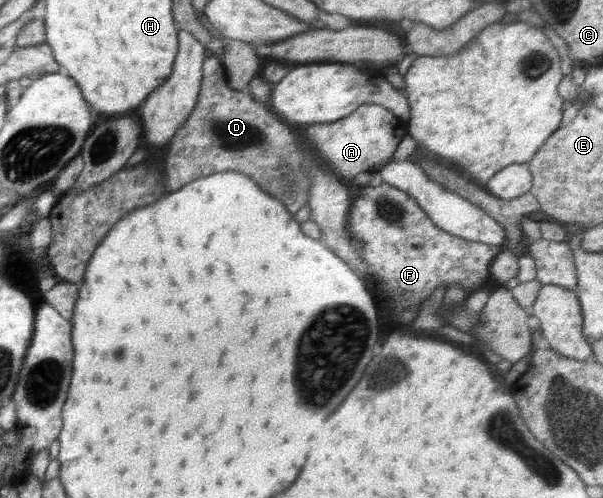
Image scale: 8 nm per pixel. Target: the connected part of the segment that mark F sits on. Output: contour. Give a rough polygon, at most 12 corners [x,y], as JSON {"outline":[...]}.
{"outline":[[365,184],[363,243],[399,323],[441,285],[484,286],[501,246],[435,227],[413,196]]}

